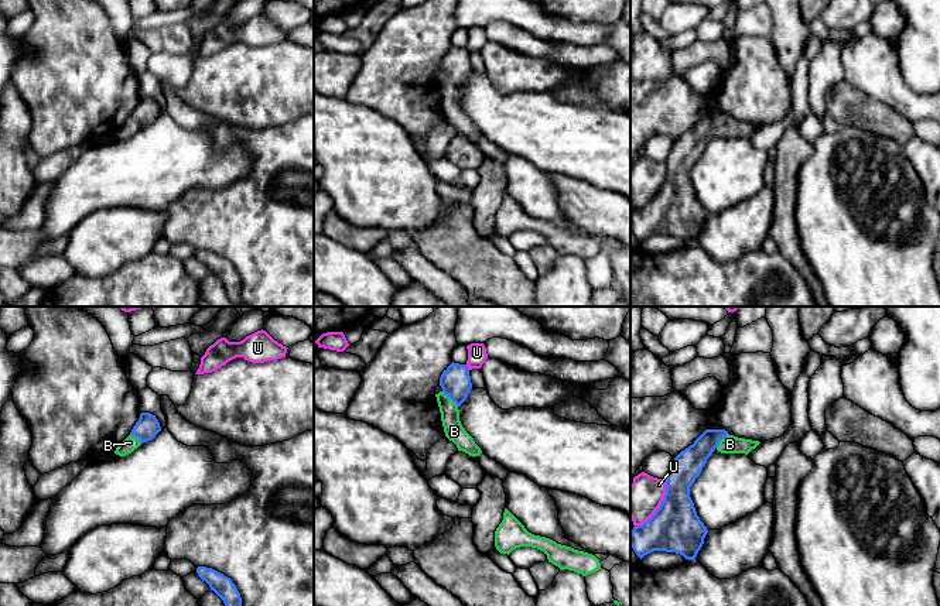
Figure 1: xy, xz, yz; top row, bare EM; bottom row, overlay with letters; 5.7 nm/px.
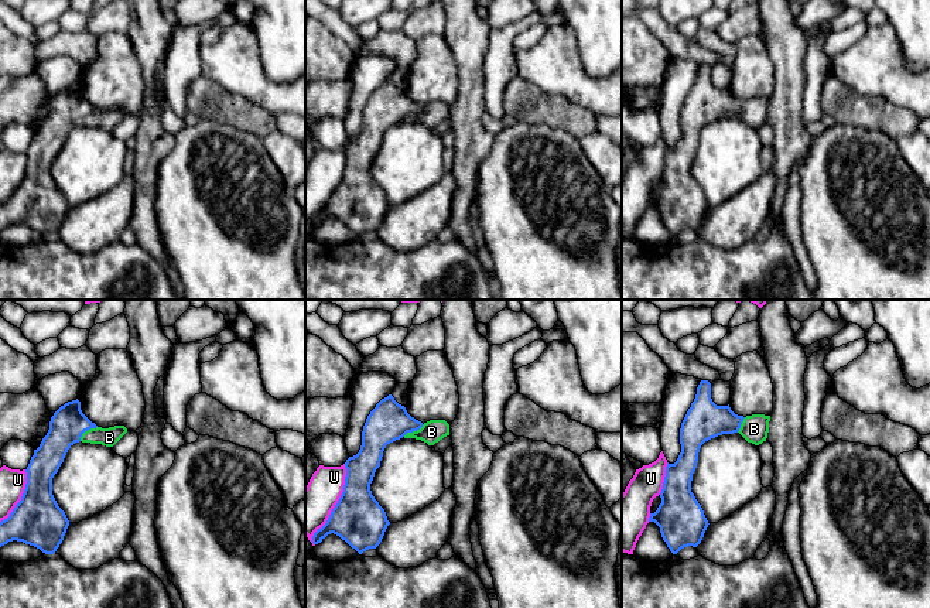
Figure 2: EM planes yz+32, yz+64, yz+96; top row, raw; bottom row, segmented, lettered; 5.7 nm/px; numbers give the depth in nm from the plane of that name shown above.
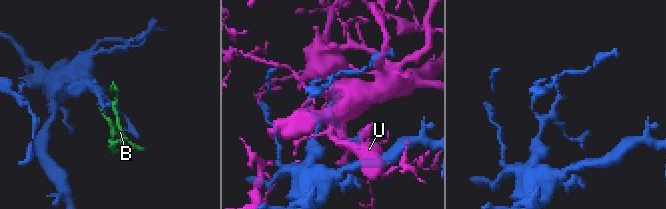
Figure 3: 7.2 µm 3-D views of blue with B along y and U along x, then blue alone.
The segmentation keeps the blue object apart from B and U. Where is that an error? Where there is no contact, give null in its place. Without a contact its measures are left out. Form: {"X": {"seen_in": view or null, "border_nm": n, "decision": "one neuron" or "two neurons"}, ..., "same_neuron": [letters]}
{"B": {"seen_in": "xz", "border_nm": 130, "decision": "one neuron"}, "U": {"seen_in": "yz", "border_nm": 320, "decision": "two neurons"}, "same_neuron": ["B"]}

